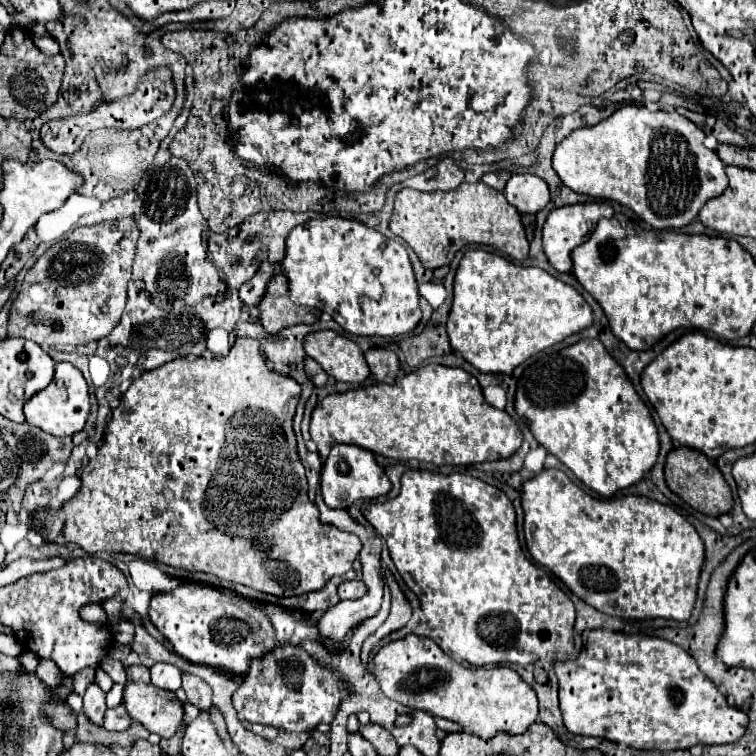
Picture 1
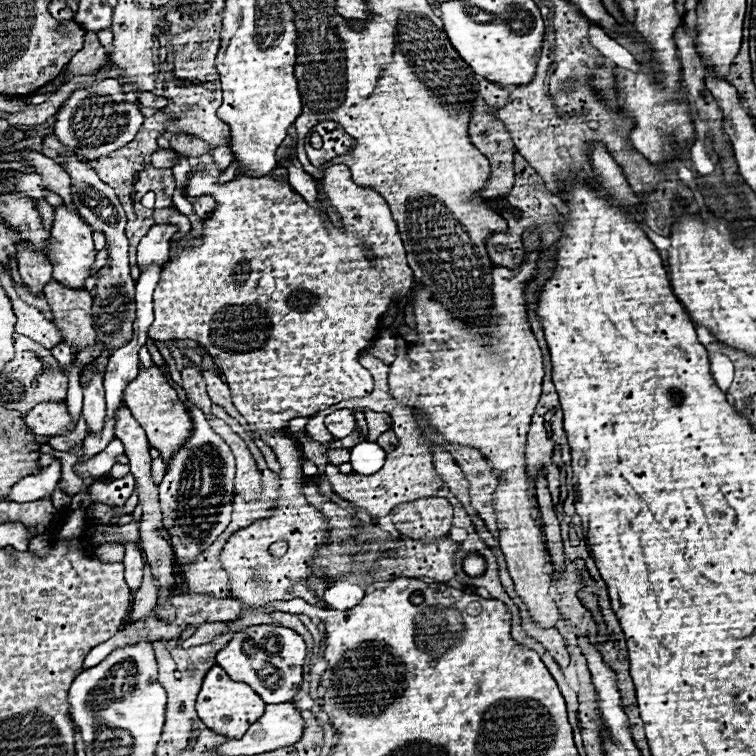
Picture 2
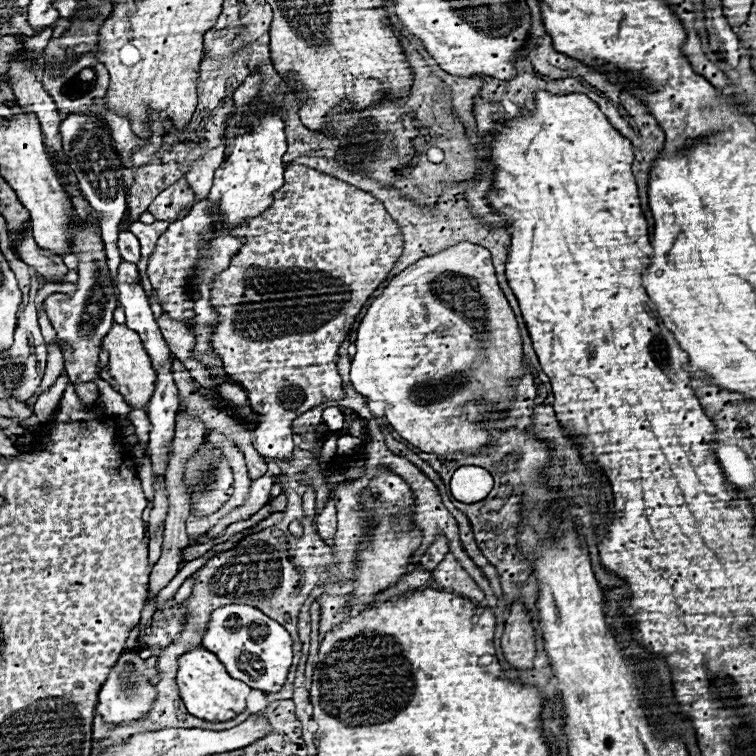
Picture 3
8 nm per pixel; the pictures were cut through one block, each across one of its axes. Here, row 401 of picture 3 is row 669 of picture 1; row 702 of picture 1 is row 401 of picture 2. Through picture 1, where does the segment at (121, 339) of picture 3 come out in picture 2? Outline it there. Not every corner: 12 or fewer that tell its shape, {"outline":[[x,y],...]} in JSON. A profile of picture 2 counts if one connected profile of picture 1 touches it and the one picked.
{"outline":[[158,366],[140,368],[124,404],[168,466],[192,418]]}

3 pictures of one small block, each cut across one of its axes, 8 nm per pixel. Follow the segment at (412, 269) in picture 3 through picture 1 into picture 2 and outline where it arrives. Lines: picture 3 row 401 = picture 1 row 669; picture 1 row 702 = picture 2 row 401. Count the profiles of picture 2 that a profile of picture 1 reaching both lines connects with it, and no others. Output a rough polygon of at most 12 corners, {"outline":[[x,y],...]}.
{"outline":[[544,244],[494,268],[486,336],[414,288],[388,384],[500,478],[494,512],[538,626],[558,608],[528,492],[542,352],[526,310]]}

